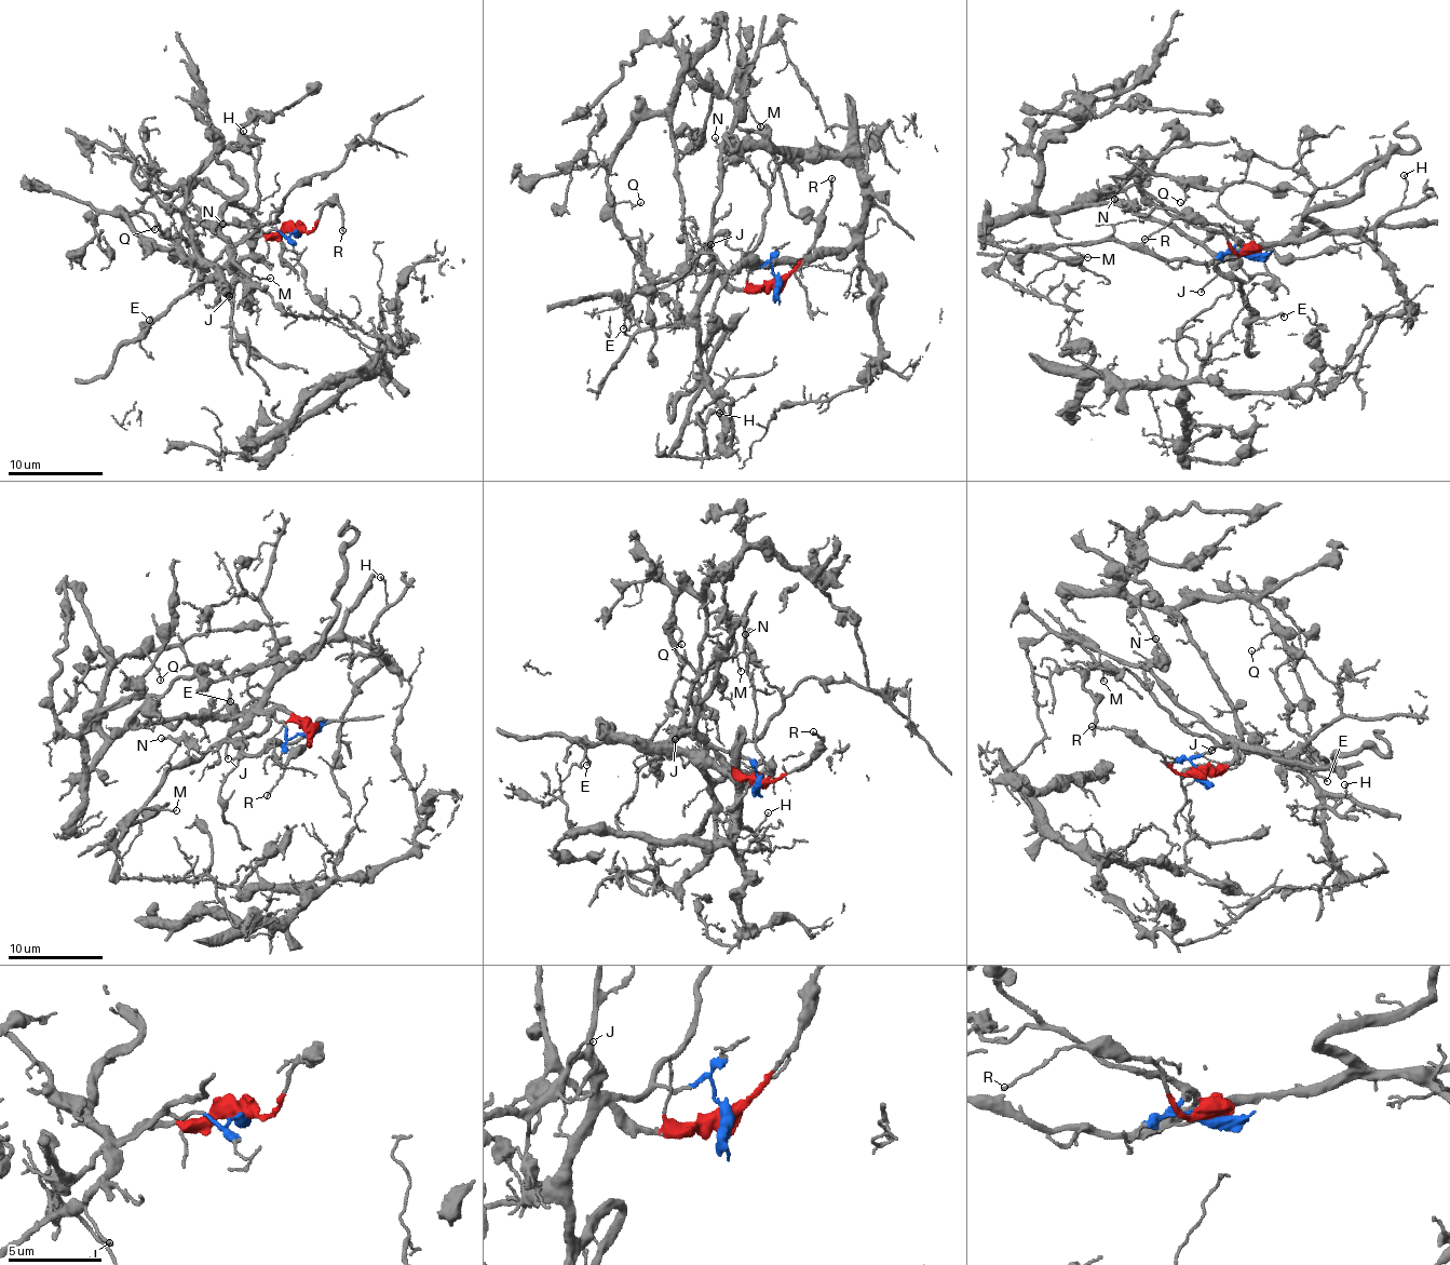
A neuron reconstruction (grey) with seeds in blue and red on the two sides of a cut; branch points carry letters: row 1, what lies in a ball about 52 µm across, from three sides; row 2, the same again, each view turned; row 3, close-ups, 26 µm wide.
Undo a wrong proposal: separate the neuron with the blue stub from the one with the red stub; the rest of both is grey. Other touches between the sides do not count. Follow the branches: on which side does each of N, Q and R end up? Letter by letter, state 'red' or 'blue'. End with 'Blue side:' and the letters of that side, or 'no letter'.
N: blue
Q: red
R: red
Blue side: N

